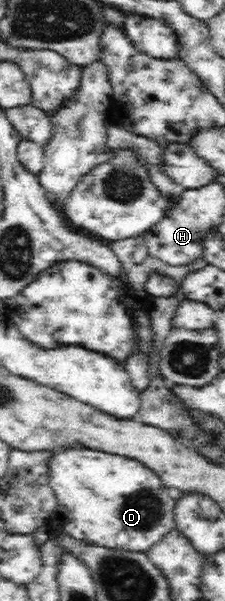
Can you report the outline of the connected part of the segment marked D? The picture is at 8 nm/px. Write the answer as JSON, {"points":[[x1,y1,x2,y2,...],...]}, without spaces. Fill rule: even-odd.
{"points":[[73,446,69,450,59,450,53,454,51,462,49,462,49,484,55,489,55,495,59,499,57,513,65,517,64,533,75,541,84,541,97,547,107,549,122,549,131,553,147,553,154,545,157,545,171,530,176,529,175,521,175,503,176,494,171,489,163,485,163,481,159,475,151,470,151,467,143,464,141,461,129,458,125,455,106,453,100,450,83,449,81,446]]}

